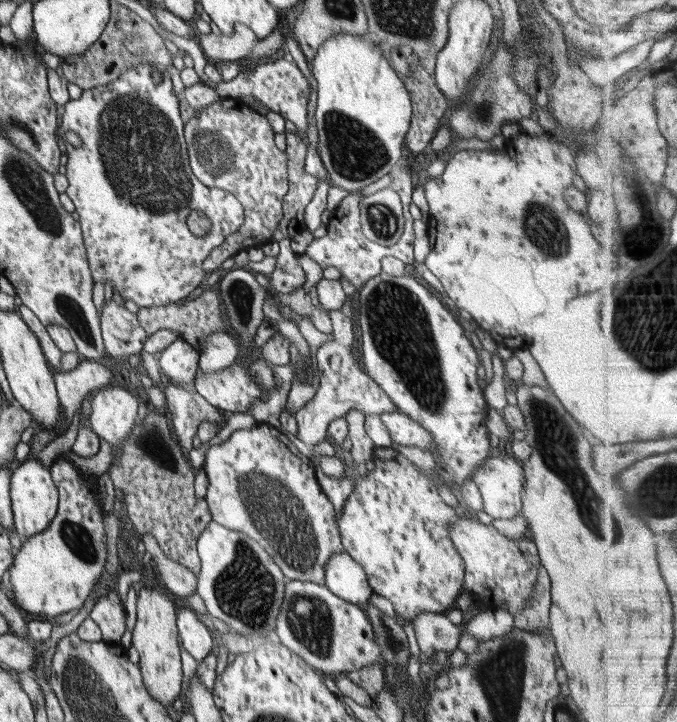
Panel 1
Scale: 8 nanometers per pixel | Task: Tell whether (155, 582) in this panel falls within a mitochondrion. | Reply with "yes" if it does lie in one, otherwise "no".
no

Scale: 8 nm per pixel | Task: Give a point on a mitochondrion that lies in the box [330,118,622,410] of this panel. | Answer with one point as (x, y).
(543, 227)

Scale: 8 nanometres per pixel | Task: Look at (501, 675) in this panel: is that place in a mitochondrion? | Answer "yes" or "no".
yes

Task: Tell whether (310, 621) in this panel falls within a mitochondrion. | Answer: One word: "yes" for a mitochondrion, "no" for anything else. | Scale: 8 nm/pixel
yes

